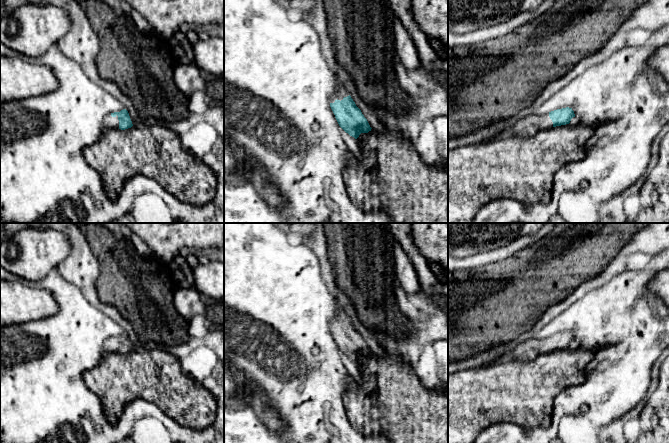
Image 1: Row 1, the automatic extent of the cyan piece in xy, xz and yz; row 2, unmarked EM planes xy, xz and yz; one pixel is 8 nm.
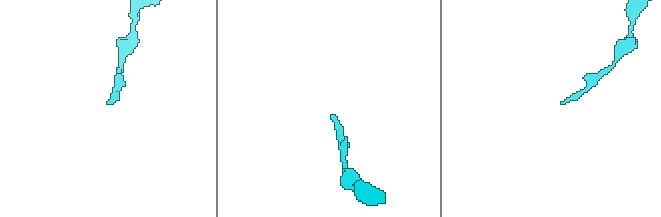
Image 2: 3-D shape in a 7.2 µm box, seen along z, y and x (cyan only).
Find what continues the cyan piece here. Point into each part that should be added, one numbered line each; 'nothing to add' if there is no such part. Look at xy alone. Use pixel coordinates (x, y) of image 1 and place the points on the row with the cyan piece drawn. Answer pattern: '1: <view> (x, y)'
1: xy (109, 122)

